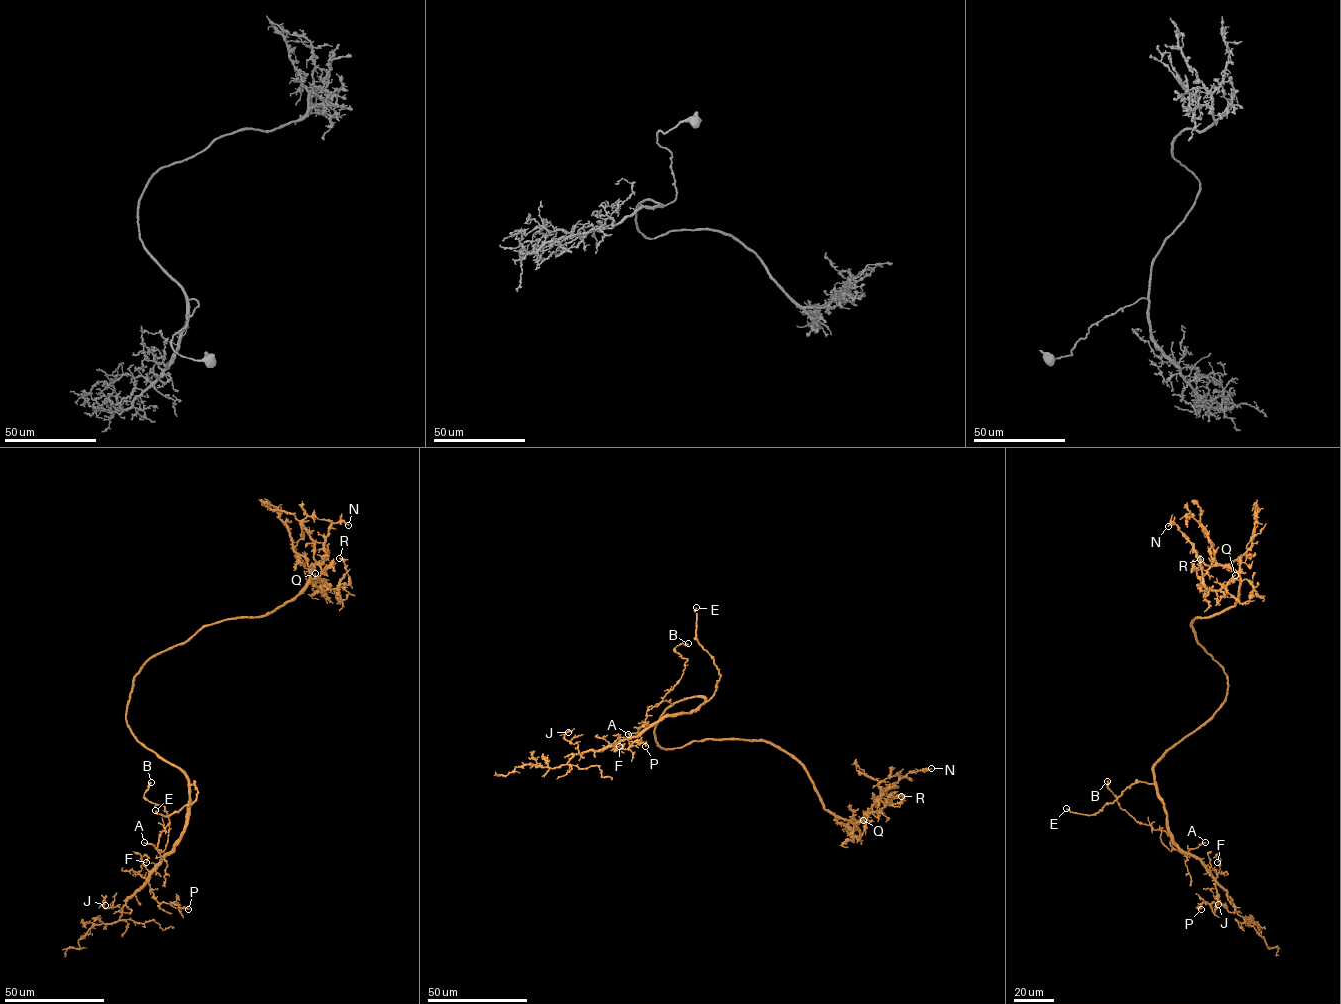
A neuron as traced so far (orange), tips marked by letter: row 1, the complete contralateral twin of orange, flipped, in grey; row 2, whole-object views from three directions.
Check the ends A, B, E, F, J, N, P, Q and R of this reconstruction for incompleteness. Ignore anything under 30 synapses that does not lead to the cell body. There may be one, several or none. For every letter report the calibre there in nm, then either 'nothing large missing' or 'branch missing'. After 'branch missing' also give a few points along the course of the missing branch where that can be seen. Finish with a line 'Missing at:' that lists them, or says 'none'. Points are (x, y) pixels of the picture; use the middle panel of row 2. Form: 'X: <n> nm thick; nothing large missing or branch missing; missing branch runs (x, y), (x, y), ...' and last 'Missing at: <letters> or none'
A: 160 nm thick; nothing large missing
B: 360 nm thick; nothing large missing
E: 280 nm thick; branch missing; missing branch runs (696, 607), (698, 602), (688, 595), (674, 593)
F: 70 nm thick; nothing large missing
J: 120 nm thick; nothing large missing
N: 180 nm thick; nothing large missing
P: 100 nm thick; nothing large missing
Q: 140 nm thick; nothing large missing
R: 320 nm thick; nothing large missing
Missing at: E

